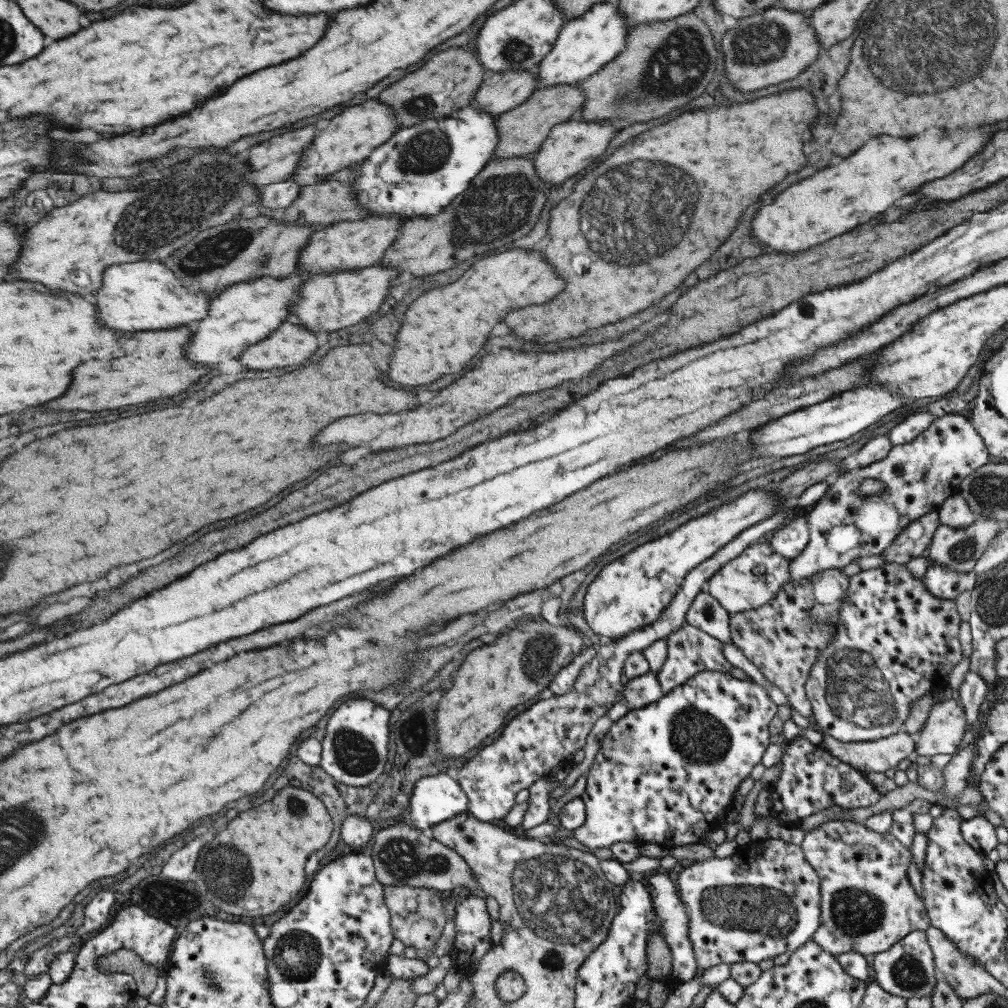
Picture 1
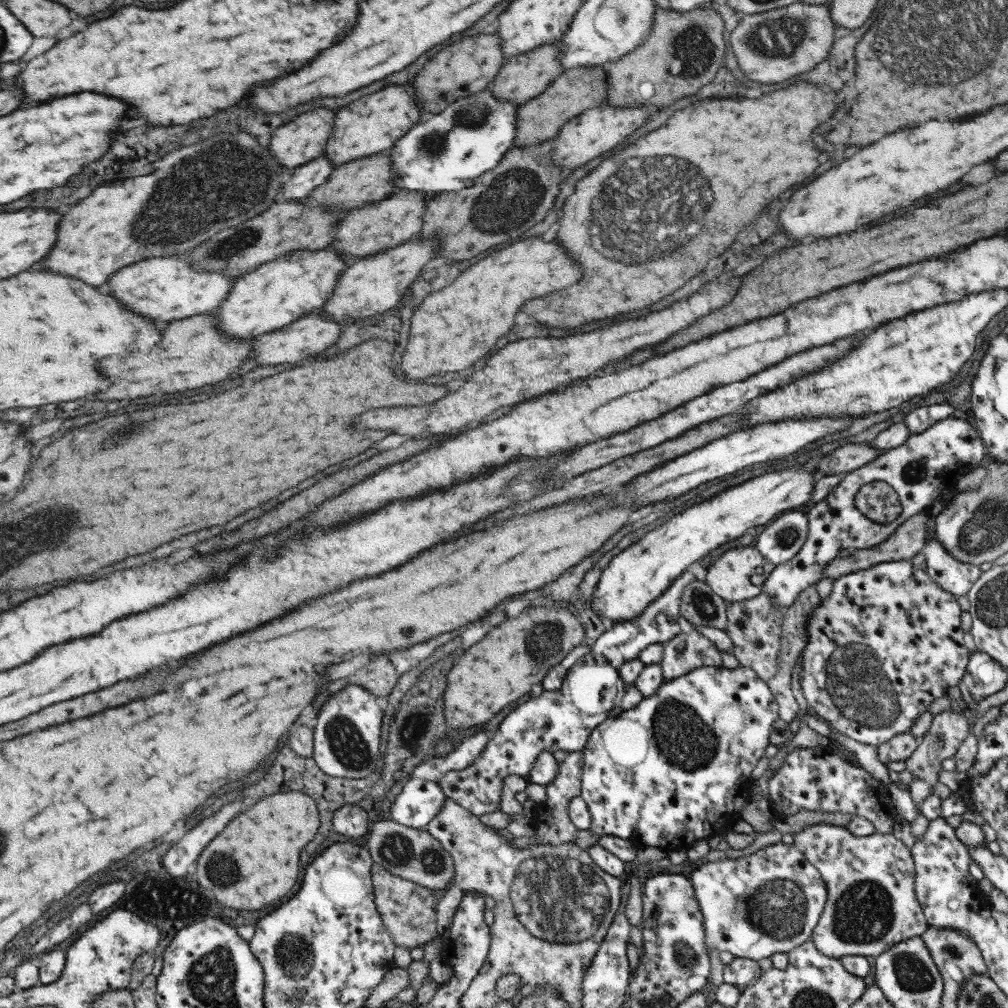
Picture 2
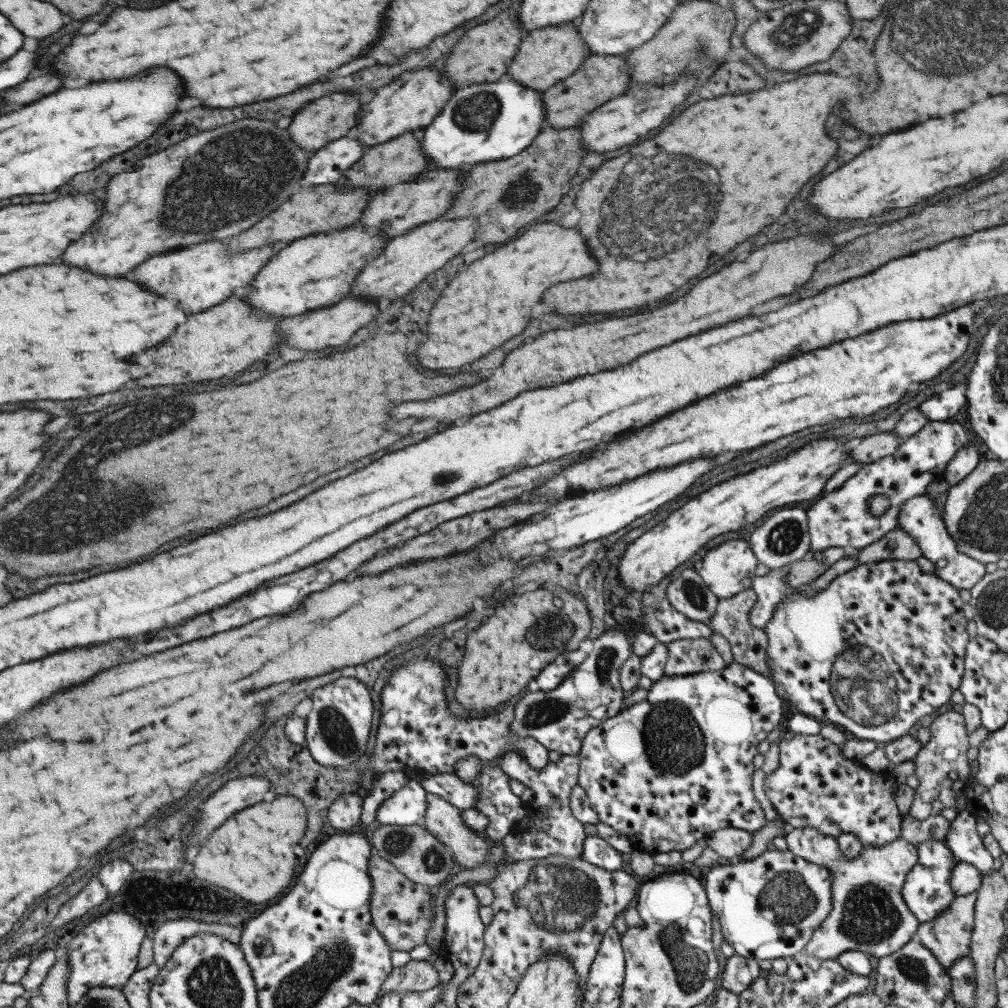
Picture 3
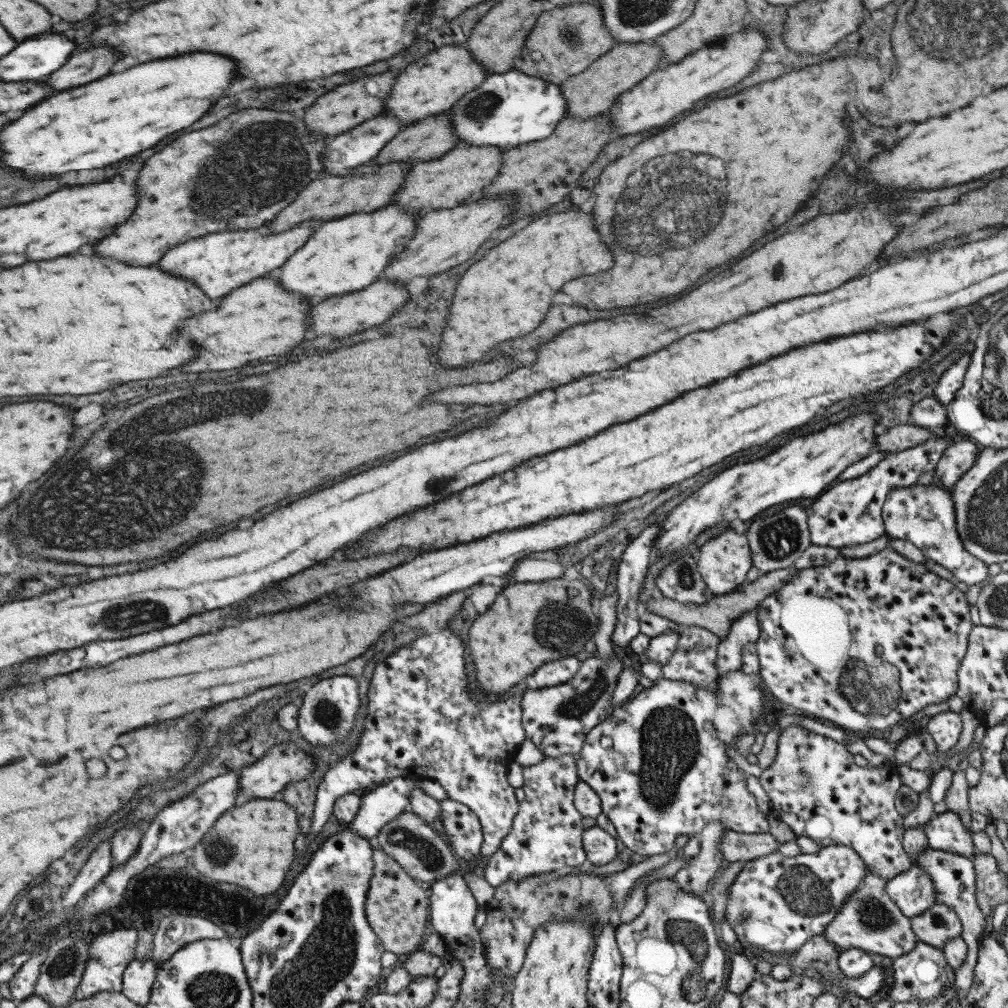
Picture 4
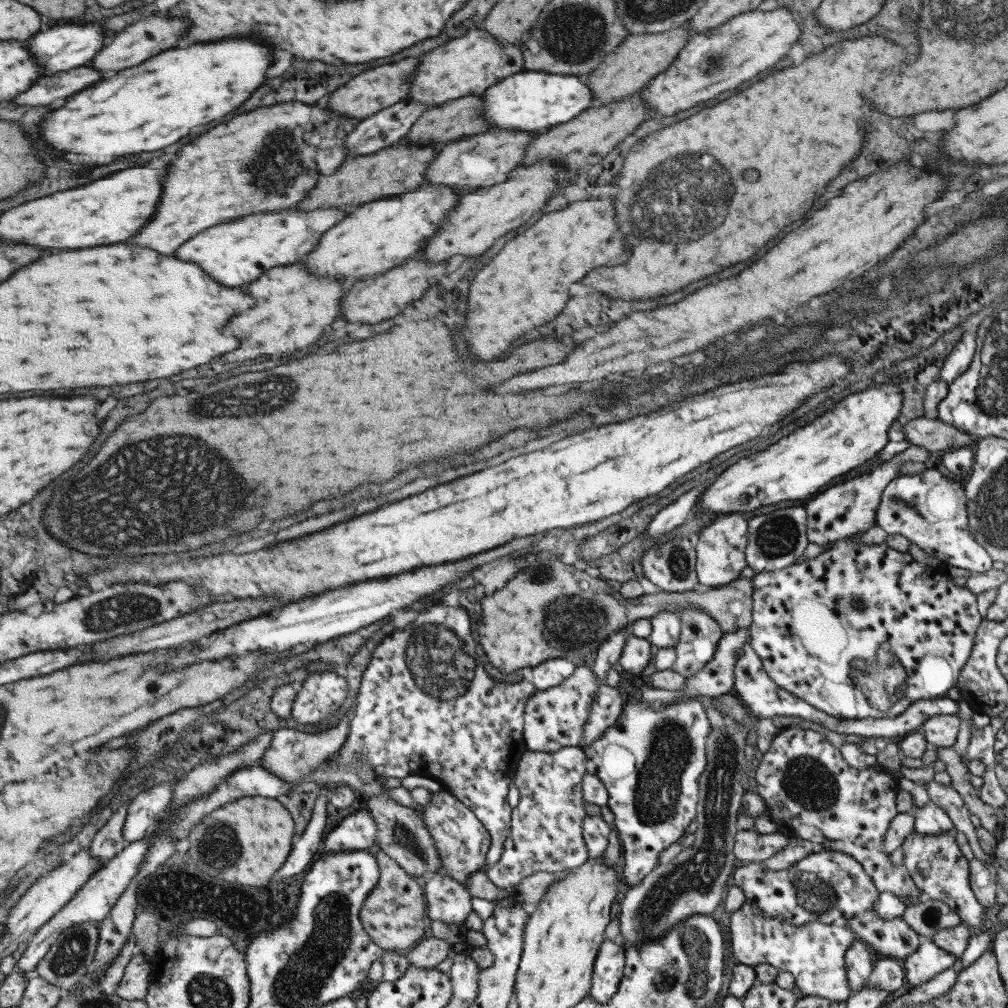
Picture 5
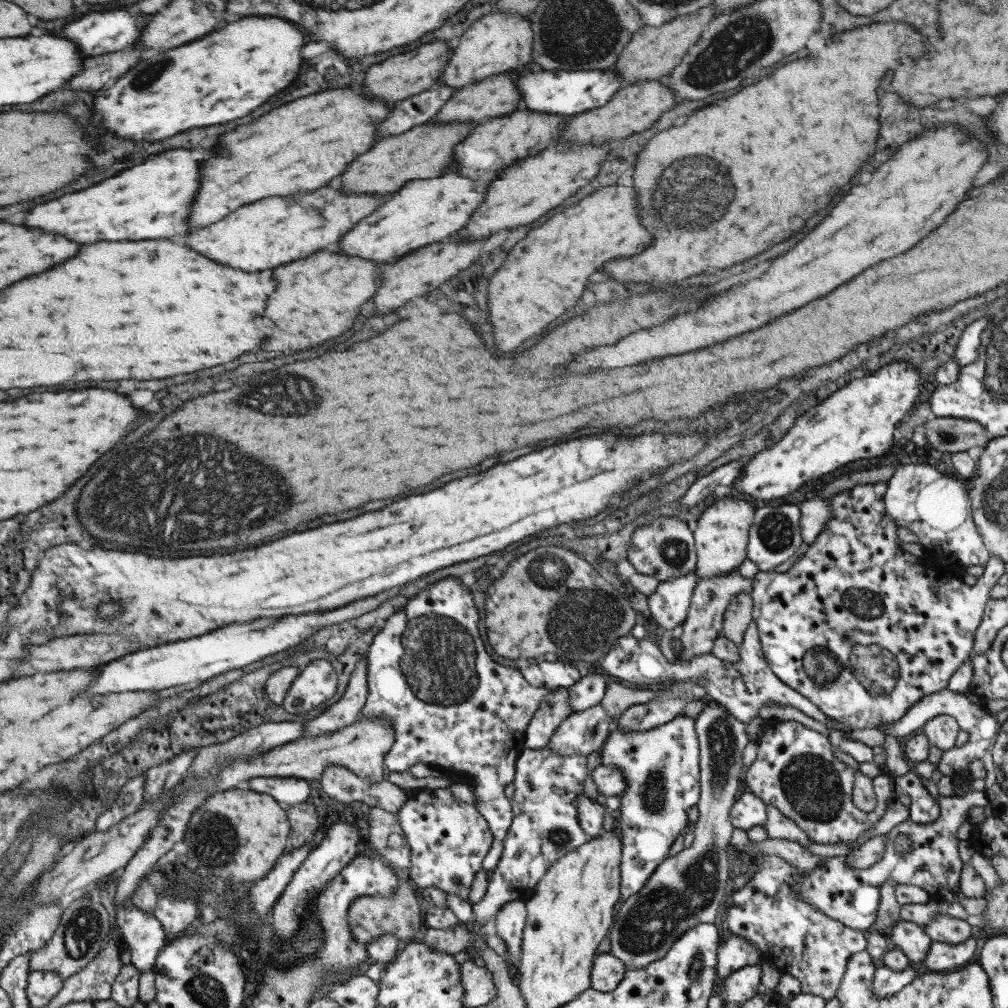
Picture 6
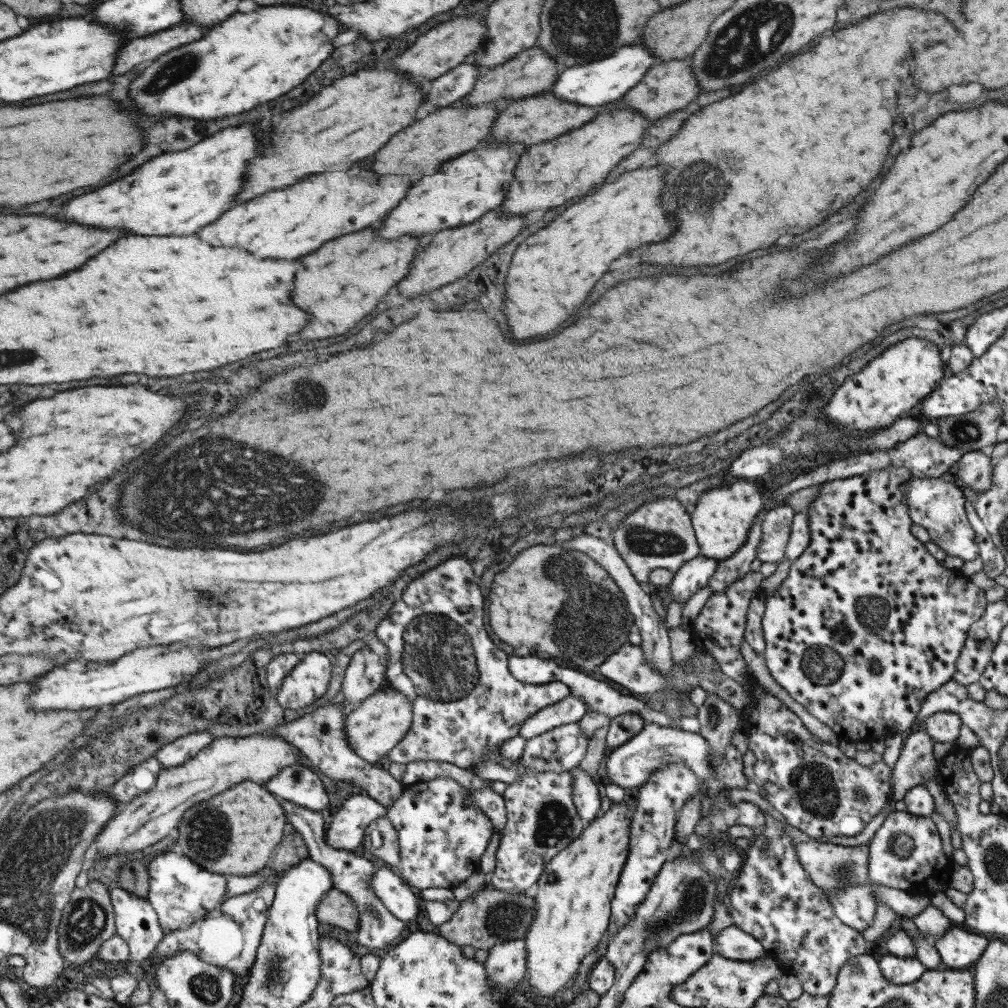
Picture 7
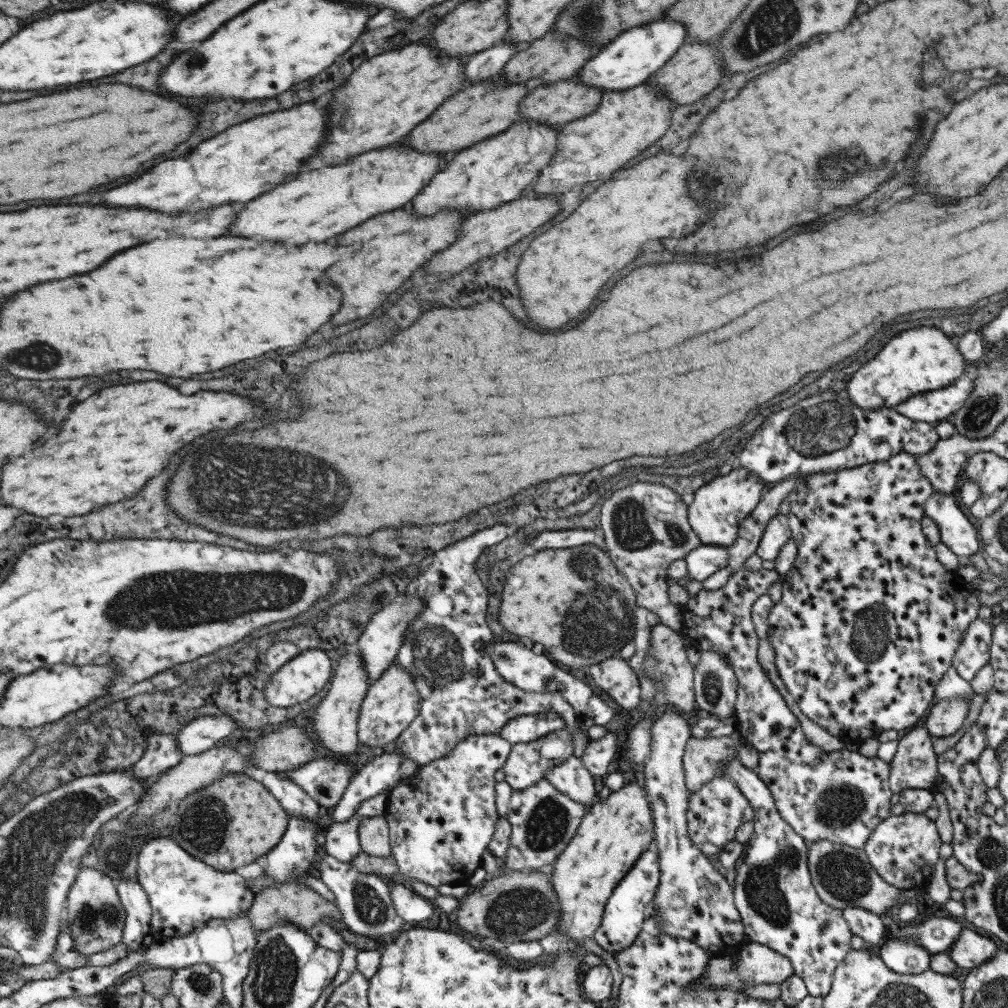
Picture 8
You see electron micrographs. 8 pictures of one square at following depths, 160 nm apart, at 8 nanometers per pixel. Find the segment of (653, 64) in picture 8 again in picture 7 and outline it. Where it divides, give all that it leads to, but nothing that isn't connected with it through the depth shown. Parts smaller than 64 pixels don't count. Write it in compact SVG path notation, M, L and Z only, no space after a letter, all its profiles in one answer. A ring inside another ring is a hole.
M640 40L639 43L621 46L611 56L601 58L597 62L567 67L557 74L557 79L550 86L549 92L553 93L560 101L591 106L594 109L603 107L621 99L630 88L641 81L647 70L656 63L655 58L649 54L649 50L643 48Z

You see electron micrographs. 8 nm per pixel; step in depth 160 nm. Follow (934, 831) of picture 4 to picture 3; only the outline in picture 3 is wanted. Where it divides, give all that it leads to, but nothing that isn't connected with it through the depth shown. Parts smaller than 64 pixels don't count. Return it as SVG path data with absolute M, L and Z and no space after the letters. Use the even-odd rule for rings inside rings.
M967 811L957 812L942 840L956 860L972 864L982 875L998 871L993 866L993 858L983 847L981 837L975 832L975 819Z

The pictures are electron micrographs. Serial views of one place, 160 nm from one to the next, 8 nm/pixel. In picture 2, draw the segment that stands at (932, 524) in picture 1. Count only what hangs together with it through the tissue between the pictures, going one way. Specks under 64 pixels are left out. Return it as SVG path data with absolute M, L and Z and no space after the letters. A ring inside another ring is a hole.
M927 512L917 513L910 516L904 523L891 533L887 540L881 544L873 546L871 549L854 549L853 553L846 558L835 558L825 566L824 578L837 579L841 576L850 574L853 571L865 570L868 567L875 566L881 562L910 561L925 546L926 538L931 531L931 517Z

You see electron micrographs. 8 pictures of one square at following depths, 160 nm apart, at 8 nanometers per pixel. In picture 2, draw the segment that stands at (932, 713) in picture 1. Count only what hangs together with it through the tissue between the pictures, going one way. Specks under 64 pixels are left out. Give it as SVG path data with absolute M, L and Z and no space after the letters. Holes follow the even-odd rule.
M990 706L987 708L987 712L984 712L982 716L975 719L971 729L969 728L969 723L967 723L968 719L966 714L960 715L947 709L932 716L927 732L918 738L915 750L909 755L909 758L903 761L904 769L912 774L911 784L908 784L908 792L911 792L911 796L913 796L913 804L915 804L917 816L915 816L915 818L909 823L910 833L915 839L921 838L927 828L929 820L928 818L923 817L923 814L919 812L919 804L921 804L922 800L925 800L927 796L933 793L932 790L934 784L938 782L937 774L941 772L941 761L945 760L945 758L953 758L957 747L961 744L961 741L965 740L967 735L970 733L972 733L976 739L981 737L983 728L987 723L993 722L997 716L999 716L999 707Z

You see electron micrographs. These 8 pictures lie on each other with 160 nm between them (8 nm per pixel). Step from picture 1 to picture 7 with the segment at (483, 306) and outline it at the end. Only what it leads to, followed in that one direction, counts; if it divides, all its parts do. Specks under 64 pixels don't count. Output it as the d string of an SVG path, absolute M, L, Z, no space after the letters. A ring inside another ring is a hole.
M651 166L643 170L621 173L615 182L603 184L591 196L585 196L581 202L569 206L553 222L549 222L545 228L537 230L533 236L525 238L517 246L509 264L507 278L505 278L505 300L503 300L507 308L505 310L507 324L511 326L513 338L529 338L529 336L547 334L555 330L561 322L565 322L581 306L581 302L585 300L585 296L597 282L597 278L603 276L603 272L607 272L607 266L591 266L591 264L611 264L629 248L635 248L647 242L661 242L673 234L677 222L659 204L663 174L665 174L663 166Z

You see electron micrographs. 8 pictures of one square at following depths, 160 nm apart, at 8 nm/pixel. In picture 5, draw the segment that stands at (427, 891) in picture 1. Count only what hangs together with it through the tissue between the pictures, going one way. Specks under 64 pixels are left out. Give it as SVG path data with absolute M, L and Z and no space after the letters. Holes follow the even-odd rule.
M373 849L379 869L377 884L365 897L358 910L358 919L371 942L381 949L412 948L423 937L425 903L421 886L392 858L380 849Z

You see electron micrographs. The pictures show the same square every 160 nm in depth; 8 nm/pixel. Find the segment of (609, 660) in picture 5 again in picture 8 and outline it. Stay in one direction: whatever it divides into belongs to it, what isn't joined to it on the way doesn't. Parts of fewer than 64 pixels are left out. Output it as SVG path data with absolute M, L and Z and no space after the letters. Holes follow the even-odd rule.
M543 712L512 718L502 726L498 735L509 744L526 743L563 727L563 719L556 712Z

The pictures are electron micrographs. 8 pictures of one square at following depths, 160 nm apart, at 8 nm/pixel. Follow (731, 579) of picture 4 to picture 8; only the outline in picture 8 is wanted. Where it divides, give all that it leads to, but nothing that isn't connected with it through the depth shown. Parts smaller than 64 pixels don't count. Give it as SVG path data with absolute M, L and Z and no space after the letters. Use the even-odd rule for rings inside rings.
M741 465L727 474L717 475L697 488L692 502L686 505L690 530L699 538L701 545L721 546L721 548L731 546L738 534L739 522L759 502L764 490L763 480Z

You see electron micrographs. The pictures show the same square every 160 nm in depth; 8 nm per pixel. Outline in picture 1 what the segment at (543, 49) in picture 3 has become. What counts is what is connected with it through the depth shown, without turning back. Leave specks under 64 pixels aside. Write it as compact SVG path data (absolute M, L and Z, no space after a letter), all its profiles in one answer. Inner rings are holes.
M525 72L490 73L481 81L469 105L477 112L493 117L508 112L525 102L538 84L536 74Z

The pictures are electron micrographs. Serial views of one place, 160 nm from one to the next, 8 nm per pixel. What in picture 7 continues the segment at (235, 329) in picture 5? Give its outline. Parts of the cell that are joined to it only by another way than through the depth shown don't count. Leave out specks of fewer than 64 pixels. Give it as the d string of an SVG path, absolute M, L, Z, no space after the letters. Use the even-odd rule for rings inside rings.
M365 228L325 242L319 250L305 256L305 270L301 270L299 278L295 278L295 294L291 296L295 306L309 310L311 314L307 326L299 332L299 338L319 340L353 328L375 308L377 300L381 300L381 296L385 296L387 290L407 274L413 252L423 246L419 242L419 238L383 240L375 234L375 228Z

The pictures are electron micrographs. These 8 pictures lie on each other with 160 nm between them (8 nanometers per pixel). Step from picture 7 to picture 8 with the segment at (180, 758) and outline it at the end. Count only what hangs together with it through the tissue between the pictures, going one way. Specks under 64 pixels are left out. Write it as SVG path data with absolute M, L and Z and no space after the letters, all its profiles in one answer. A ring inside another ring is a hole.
M200 716L178 733L178 745L184 756L201 754L221 744L227 736L231 737L236 728L239 728L237 722L231 716Z

